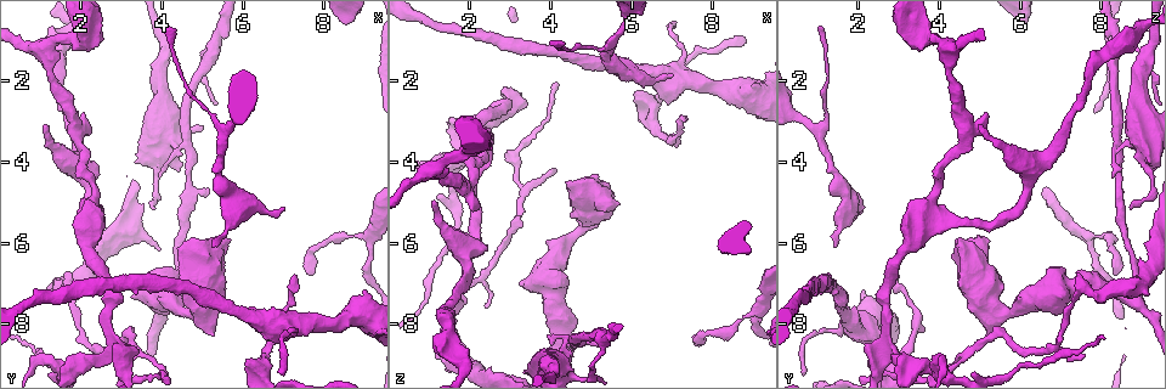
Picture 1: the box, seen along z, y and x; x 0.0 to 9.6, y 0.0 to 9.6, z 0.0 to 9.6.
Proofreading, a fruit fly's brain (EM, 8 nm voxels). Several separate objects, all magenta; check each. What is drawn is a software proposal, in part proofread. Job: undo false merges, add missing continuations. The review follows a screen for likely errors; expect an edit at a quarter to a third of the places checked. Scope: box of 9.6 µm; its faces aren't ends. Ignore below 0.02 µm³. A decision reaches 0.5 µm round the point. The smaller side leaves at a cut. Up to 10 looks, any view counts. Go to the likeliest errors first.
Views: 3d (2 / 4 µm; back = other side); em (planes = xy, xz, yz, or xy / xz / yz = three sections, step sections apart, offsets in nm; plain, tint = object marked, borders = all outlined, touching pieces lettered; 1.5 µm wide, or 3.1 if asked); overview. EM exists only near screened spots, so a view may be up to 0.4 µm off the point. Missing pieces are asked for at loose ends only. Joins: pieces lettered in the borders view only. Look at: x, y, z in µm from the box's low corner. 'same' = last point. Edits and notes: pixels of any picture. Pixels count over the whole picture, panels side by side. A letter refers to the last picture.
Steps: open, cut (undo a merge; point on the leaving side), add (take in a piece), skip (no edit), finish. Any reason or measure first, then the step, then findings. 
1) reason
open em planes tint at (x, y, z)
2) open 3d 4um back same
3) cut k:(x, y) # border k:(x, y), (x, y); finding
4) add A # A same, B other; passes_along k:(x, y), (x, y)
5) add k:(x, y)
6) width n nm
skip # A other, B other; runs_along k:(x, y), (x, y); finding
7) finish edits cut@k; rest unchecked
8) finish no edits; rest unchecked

branch stops here
open em planes plain at (7.00, 5.15, 1.90)

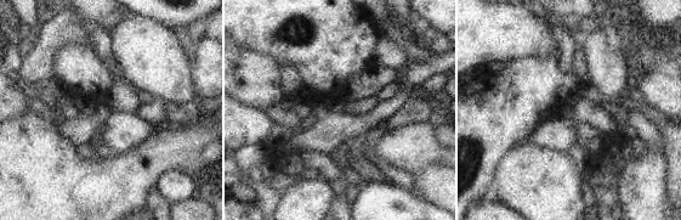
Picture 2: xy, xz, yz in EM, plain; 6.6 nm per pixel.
open em planes borders same

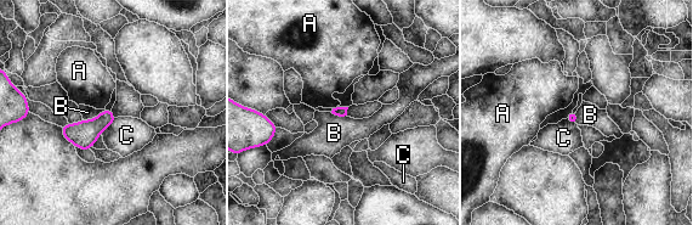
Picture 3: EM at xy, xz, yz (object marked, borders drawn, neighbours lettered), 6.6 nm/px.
skip # A other, B other, C other; border 3:(104, 110), (91, 119), (83, 119); none of them fits

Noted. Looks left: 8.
tapers out
open em yz step 4 tint at (4.00, 0.60, 1.00)

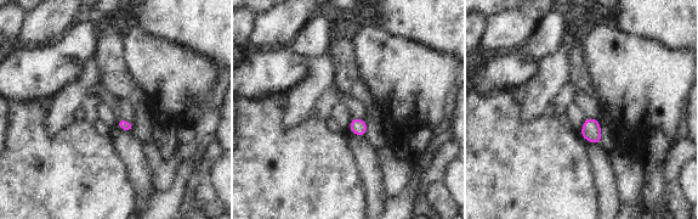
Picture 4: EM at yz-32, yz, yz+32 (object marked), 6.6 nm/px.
open em yz step 4 borders same

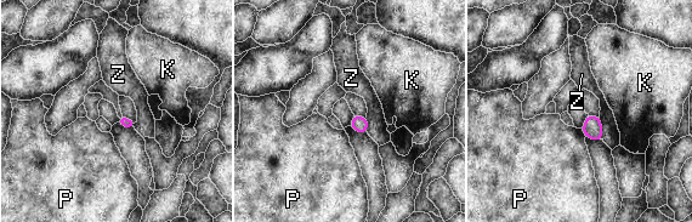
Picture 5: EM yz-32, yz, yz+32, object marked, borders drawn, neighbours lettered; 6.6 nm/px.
width 70 nm
skip # K other, P other, Z other; border 5:(599, 117), (603, 140); no lettered piece goes on from it

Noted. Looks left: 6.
calibre changes
open em yz step 8 tint at (2.05, 0.90, 3.60)

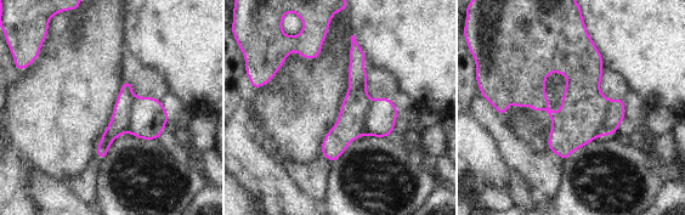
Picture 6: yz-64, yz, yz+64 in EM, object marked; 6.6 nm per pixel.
open em planes tint same

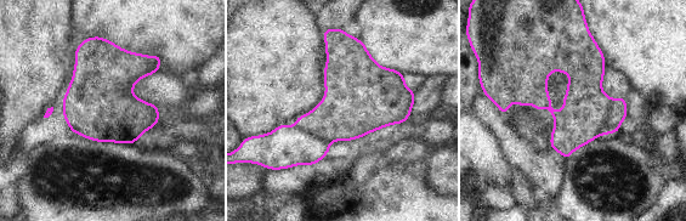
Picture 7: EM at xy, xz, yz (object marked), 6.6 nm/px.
open em planes borders same

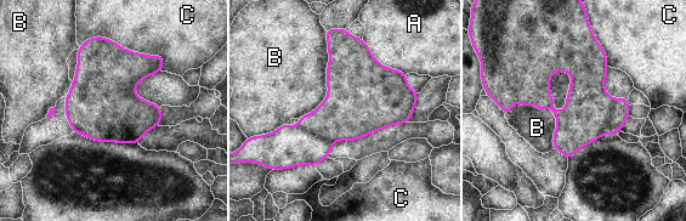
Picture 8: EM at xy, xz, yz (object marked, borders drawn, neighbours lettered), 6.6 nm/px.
longest_contact C 600 nm
cut 8:(347, 113) # A other, B other, C other; border 8:(299, 125), (333, 142); a second neuron is stuck on

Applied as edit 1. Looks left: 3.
redraw
open overview

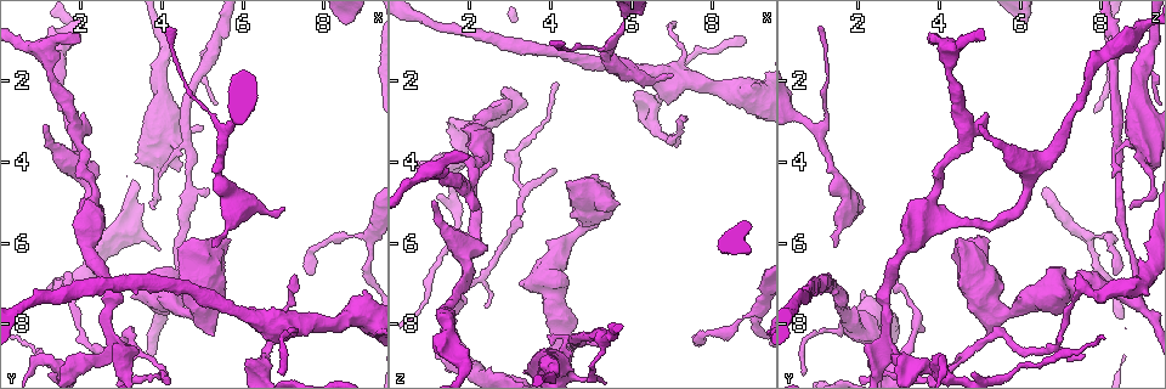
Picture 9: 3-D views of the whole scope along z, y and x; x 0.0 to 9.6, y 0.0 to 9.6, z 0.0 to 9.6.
three-way junction
open em xz step 4 borders at (9.05, 5.85, 7.65)

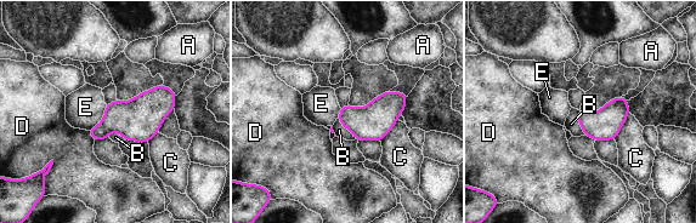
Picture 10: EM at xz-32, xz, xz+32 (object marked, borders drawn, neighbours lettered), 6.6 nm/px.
width 190 nm
skip # A other, B other, C other, D other, E other; border 10:(106, 104), (103, 118), (86, 130); continuous, no second neuron

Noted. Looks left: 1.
finish edits cut@8; rest unchecked

